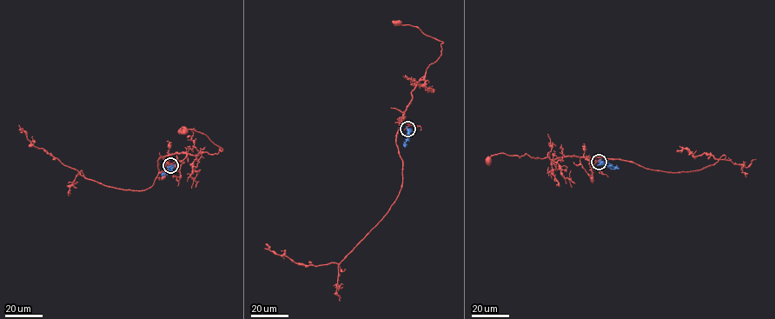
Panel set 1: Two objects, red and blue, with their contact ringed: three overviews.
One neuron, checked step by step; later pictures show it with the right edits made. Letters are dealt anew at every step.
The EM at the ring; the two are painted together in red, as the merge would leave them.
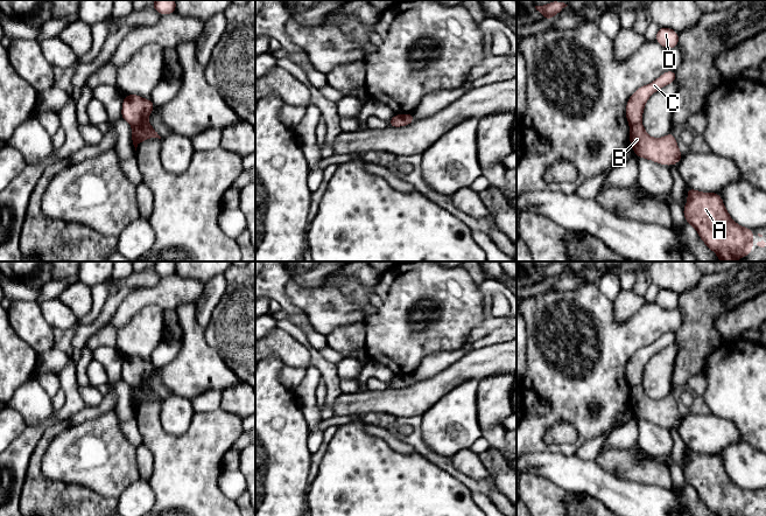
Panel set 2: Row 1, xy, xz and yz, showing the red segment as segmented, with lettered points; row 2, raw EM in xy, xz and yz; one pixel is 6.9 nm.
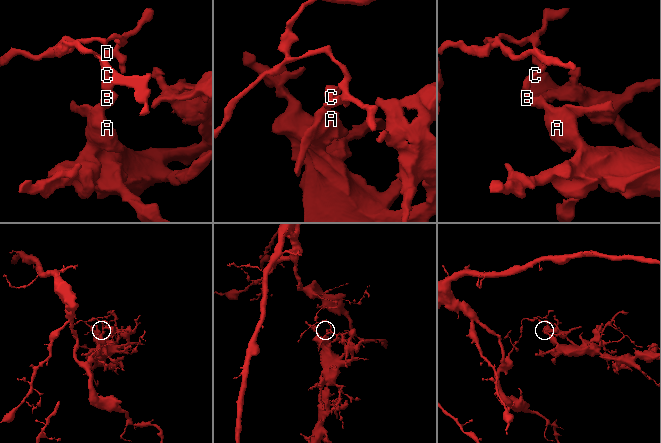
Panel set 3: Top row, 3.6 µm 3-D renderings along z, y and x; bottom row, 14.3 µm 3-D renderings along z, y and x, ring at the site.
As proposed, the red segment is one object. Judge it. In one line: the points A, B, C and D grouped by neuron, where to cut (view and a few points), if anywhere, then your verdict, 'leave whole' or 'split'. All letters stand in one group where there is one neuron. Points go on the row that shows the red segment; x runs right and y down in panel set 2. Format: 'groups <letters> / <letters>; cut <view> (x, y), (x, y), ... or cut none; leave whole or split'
groups A B / C D; cut xy (147, 121), (133, 126); split

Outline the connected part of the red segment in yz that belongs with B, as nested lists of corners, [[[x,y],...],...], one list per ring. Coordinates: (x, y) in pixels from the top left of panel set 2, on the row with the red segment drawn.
[[[641,123],[630,127],[630,144],[638,158],[653,160],[659,165],[673,166],[679,163],[683,155],[673,132],[655,139],[647,134]]]

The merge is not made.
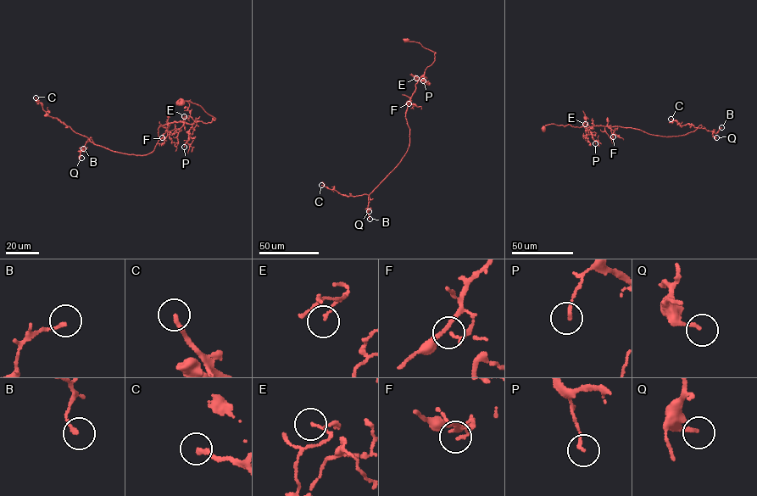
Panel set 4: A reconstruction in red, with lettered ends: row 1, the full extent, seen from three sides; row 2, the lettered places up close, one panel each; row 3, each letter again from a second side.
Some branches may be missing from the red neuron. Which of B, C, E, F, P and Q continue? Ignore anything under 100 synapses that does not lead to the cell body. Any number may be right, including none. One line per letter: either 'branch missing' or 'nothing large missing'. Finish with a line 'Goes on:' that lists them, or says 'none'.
B: nothing large missing
C: nothing large missing
E: nothing large missing
F: nothing large missing
P: nothing large missing
Q: nothing large missing
Goes on: none

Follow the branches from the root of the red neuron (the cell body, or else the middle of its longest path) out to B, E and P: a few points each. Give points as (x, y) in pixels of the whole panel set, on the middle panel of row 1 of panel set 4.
B: (409, 131), (409, 146), (404, 155), (369, 196), (367, 213), (370, 219)
E: (409, 131), (405, 112), (419, 79), (416, 78)
P: (409, 131), (406, 110), (415, 84), (423, 76), (423, 80)

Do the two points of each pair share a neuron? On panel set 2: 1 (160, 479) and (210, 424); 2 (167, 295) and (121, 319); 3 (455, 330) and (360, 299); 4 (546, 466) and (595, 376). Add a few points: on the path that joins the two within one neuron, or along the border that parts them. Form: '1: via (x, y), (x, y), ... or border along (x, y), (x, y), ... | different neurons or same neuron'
1: via (174, 465), (201, 438) | same neuron
2: via (155, 295), (142, 297), (132, 307) | same neuron
3: via (430, 316), (382, 316) | same neuron
4: border along (545, 450), (528, 454) | different neurons

